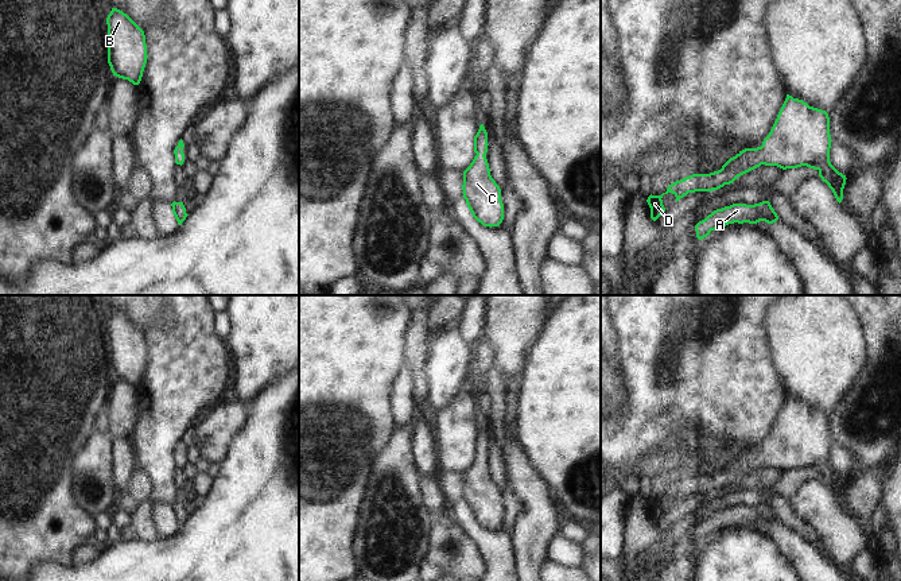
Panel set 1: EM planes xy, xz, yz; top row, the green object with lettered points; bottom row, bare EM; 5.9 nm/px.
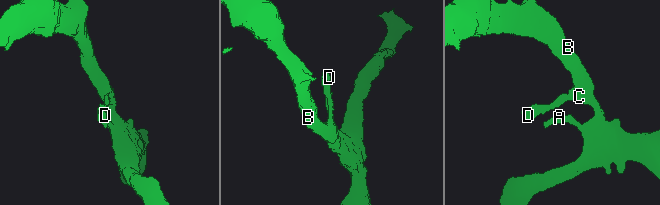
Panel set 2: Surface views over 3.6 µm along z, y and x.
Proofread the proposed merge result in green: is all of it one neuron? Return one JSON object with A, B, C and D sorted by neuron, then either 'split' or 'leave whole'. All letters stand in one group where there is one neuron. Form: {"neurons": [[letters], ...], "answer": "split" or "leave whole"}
{"neurons": [["A", "B", "C", "D"]], "answer": "leave whole"}

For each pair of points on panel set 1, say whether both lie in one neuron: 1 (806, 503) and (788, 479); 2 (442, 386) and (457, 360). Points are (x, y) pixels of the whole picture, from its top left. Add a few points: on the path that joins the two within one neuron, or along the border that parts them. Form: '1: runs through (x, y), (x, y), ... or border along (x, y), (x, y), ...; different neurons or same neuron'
1: border along (818, 477), (808, 479), (789, 500); different neurons
2: runs through (443, 379), (443, 374), (450, 367); same neuron

